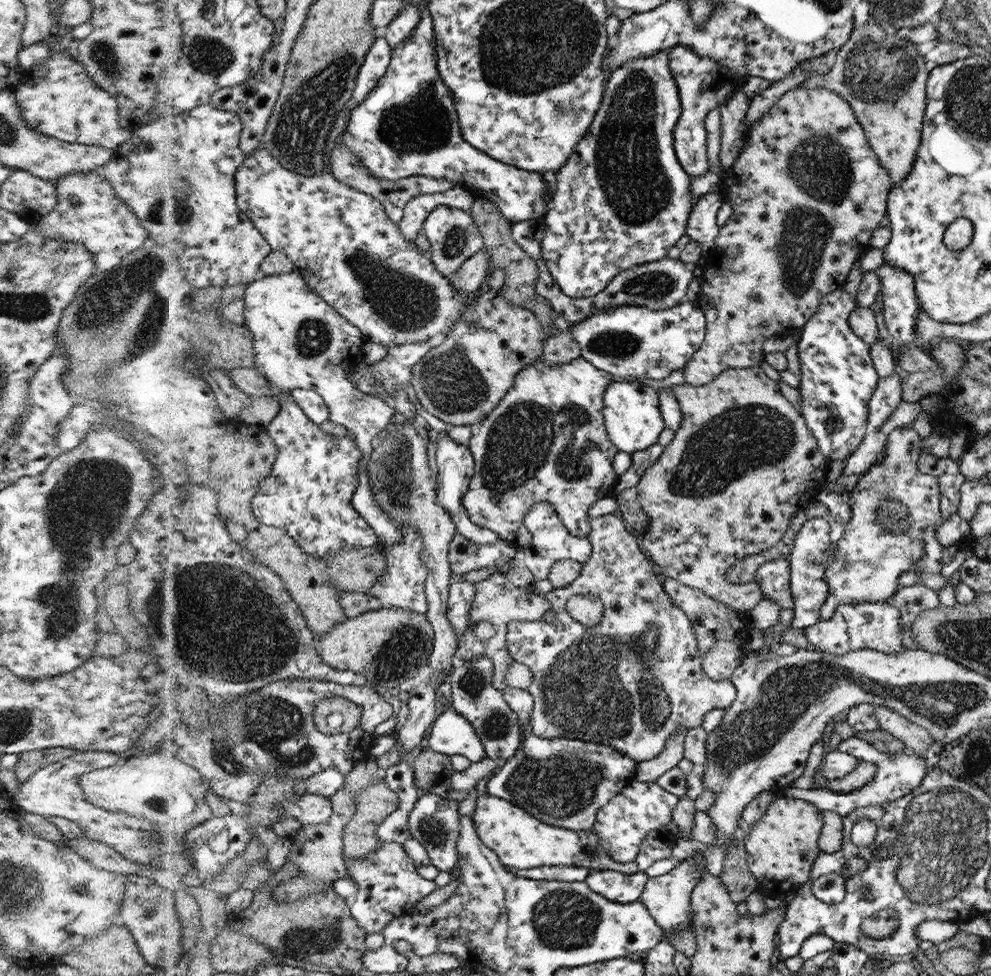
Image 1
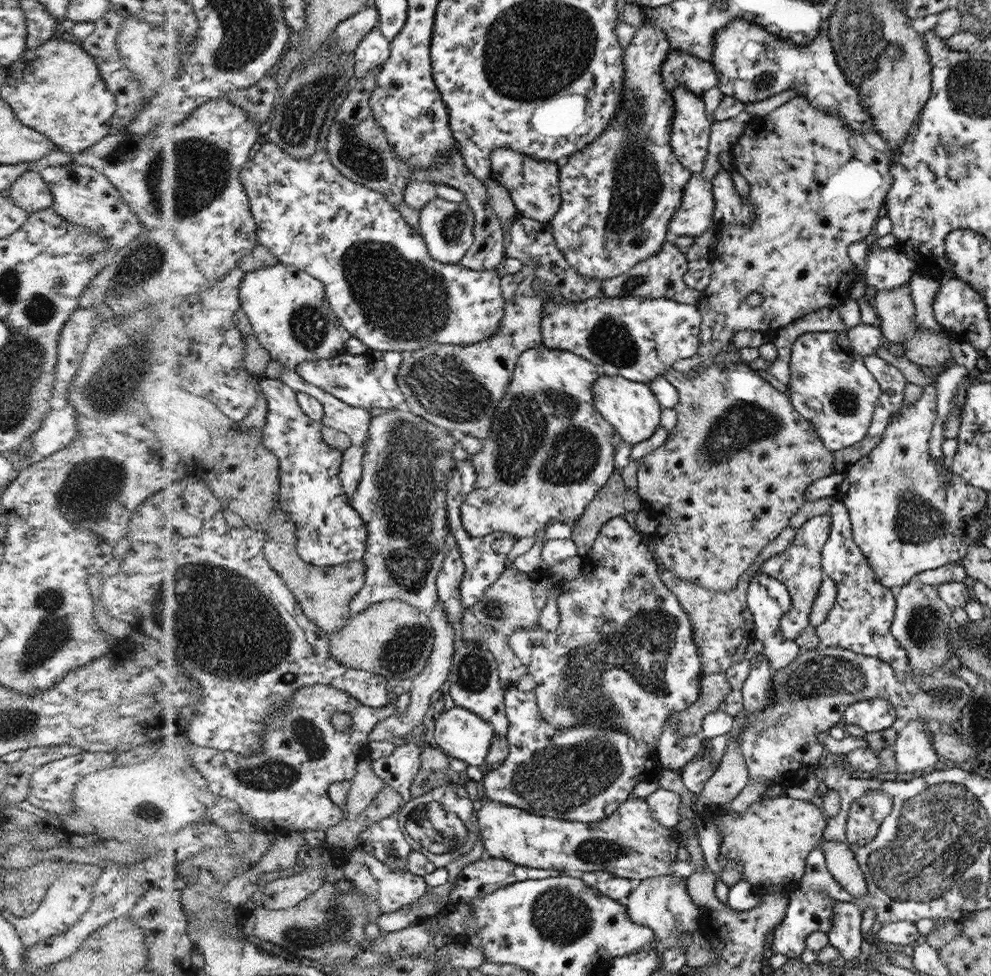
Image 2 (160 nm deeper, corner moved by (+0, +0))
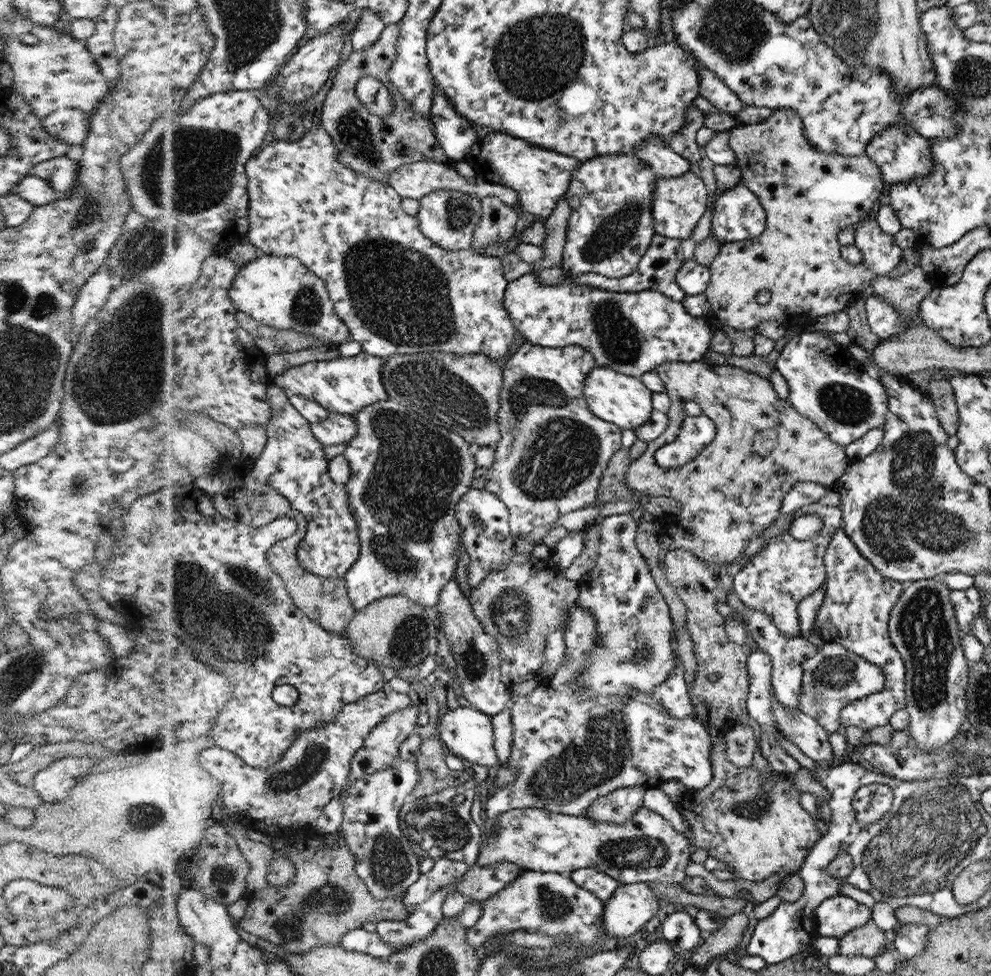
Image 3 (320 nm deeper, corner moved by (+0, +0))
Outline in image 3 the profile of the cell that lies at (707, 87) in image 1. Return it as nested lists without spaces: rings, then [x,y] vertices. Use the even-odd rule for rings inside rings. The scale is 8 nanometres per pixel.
[[[693,104],[687,108],[687,124],[669,139],[668,146],[683,155],[690,163],[700,162],[704,153],[697,141],[697,134],[704,124],[704,116],[700,109]]]

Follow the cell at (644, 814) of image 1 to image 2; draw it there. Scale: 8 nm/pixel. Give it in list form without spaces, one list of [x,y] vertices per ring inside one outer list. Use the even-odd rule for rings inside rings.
[[[658,789],[644,800],[651,809],[652,818],[662,826],[674,828],[679,821],[679,810],[682,804],[676,791]]]

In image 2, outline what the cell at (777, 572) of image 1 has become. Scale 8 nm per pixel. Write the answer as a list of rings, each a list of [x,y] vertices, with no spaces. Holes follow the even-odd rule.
[[[759,571],[753,575],[747,588],[747,605],[755,621],[755,638],[762,640],[763,654],[768,659],[773,672],[792,664],[802,653],[798,644],[795,641],[786,640],[779,629],[780,617],[791,607],[791,596],[785,588],[786,586],[779,580]]]

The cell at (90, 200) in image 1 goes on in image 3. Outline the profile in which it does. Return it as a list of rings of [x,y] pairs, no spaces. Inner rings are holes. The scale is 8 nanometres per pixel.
[[[66,155],[39,162],[33,171],[38,178],[48,181],[60,198],[69,197],[77,181],[77,162]]]

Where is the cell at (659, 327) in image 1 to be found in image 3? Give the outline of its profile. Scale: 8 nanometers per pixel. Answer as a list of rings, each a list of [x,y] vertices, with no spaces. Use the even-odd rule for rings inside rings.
[[[534,273],[509,282],[504,303],[515,330],[527,343],[548,348],[583,346],[595,355],[598,364],[639,378],[665,362],[700,361],[715,331],[705,317],[696,318],[683,303],[658,291],[623,293],[579,285],[573,280],[546,285]]]

